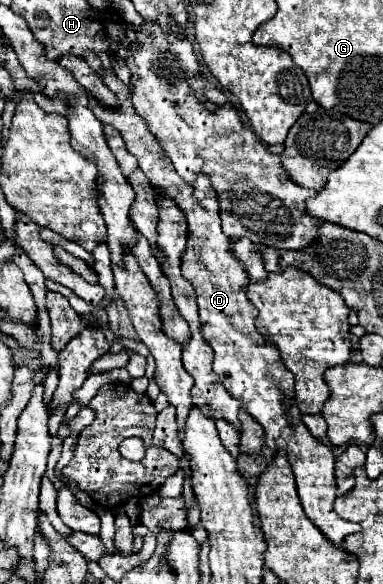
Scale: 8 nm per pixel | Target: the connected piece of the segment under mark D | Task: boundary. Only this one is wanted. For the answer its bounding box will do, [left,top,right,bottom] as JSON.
[88,68,360,546]

